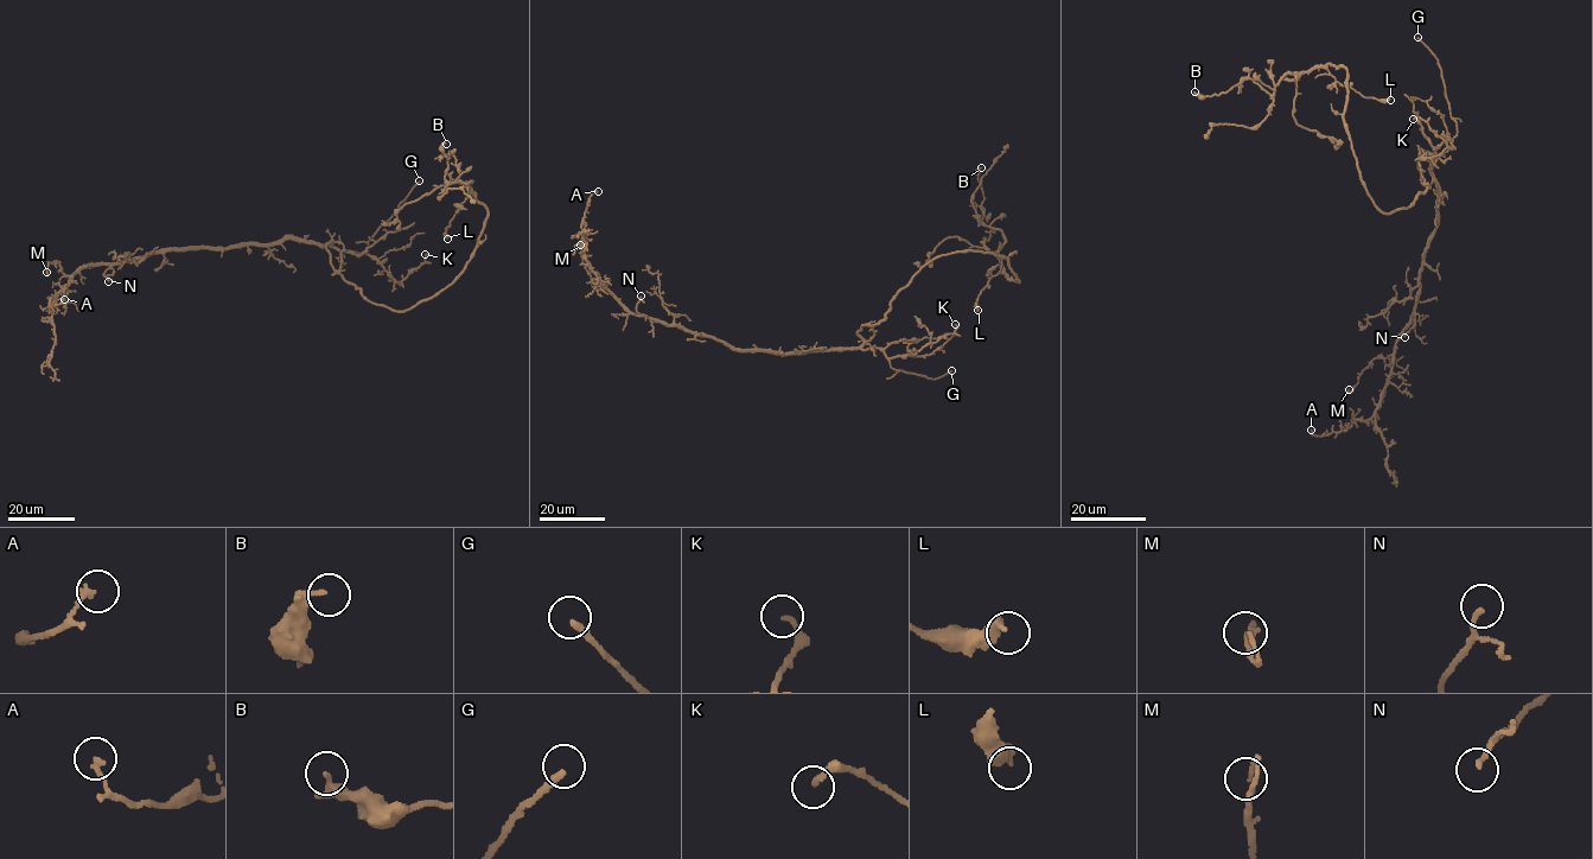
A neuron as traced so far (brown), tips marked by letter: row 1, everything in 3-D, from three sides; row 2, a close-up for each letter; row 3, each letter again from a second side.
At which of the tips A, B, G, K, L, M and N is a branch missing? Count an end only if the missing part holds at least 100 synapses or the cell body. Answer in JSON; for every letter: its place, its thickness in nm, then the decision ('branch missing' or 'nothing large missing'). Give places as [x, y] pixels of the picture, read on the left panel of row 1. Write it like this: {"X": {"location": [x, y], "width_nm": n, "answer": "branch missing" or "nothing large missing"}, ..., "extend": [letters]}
{"A": {"location": [64, 299], "width_nm": 170, "answer": "nothing large missing"}, "B": {"location": [446, 144], "width_nm": 140, "answer": "nothing large missing"}, "G": {"location": [419, 180], "width_nm": 240, "answer": "branch missing"}, "K": {"location": [425, 254], "width_nm": 190, "answer": "nothing large missing"}, "L": {"location": [447, 239], "width_nm": 400, "answer": "nothing large missing"}, "M": {"location": [46, 272], "width_nm": 110, "answer": "nothing large missing"}, "N": {"location": [108, 281], "width_nm": 160, "answer": "nothing large missing"}, "extend": ["G"]}

